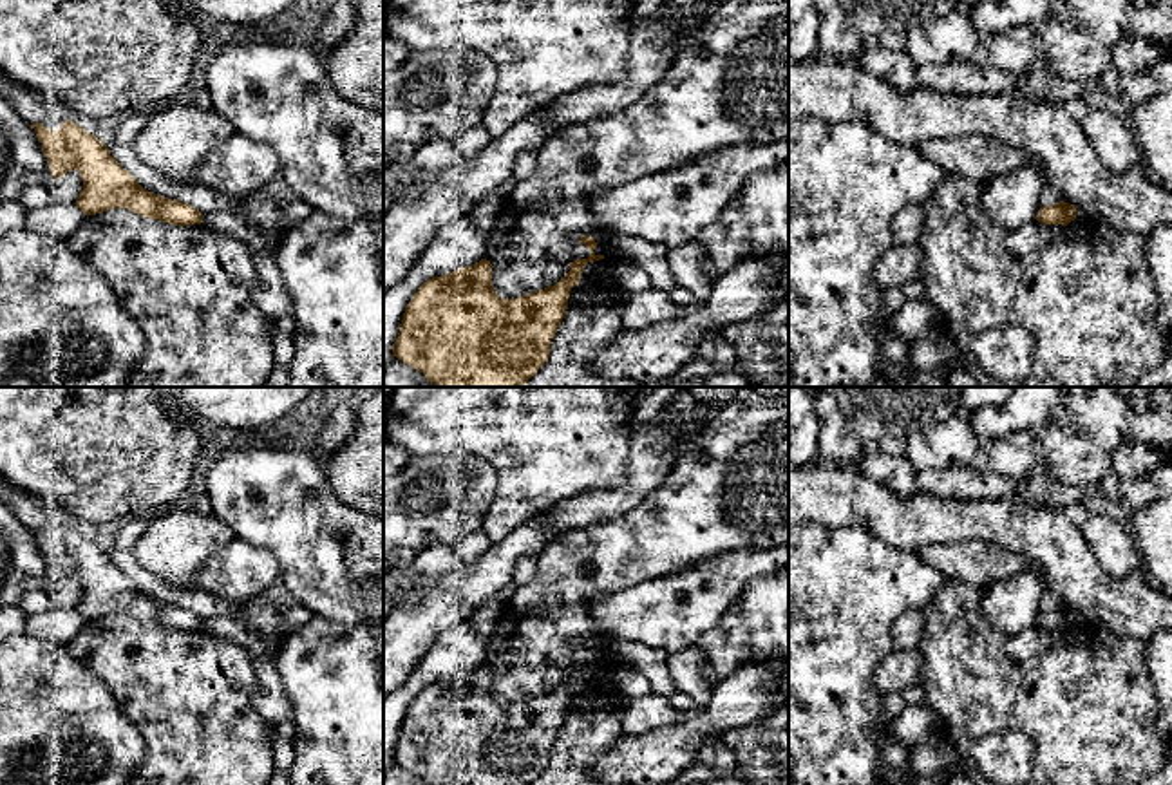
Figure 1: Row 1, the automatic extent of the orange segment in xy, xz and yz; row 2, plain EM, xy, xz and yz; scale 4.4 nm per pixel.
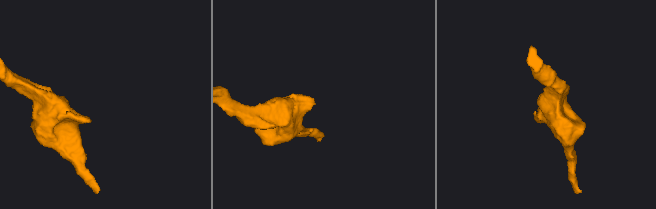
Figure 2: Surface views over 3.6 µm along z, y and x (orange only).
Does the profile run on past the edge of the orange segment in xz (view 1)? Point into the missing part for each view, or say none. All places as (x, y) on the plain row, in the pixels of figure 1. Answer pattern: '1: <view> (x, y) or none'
1: none

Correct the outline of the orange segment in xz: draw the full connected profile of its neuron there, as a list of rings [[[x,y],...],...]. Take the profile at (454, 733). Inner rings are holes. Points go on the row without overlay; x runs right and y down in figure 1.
[[[581,640],[581,648],[590,655],[588,664],[570,667],[570,676],[557,689],[517,704],[497,702],[487,664],[430,682],[405,713],[392,760],[427,785],[530,785],[548,767],[570,696],[579,689],[584,671],[604,664],[593,658],[595,642]]]

